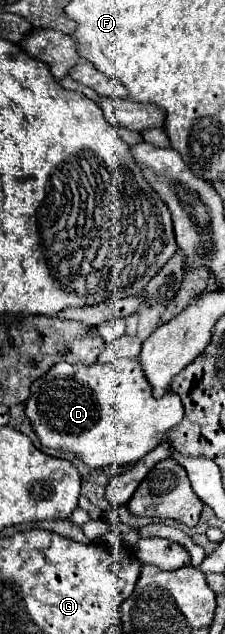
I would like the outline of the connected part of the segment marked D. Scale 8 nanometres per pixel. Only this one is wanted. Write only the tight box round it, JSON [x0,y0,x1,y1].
[25,360,183,468]

